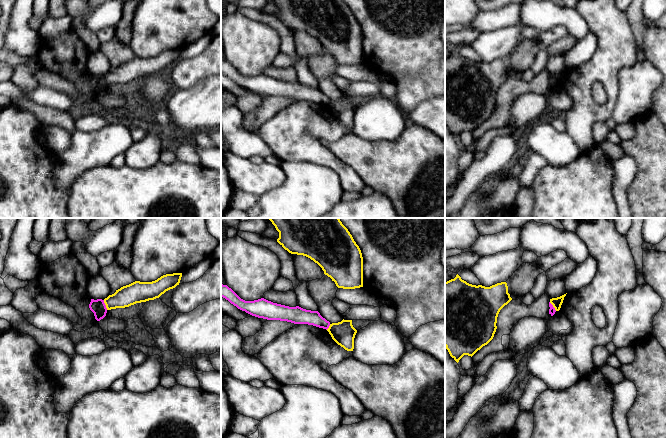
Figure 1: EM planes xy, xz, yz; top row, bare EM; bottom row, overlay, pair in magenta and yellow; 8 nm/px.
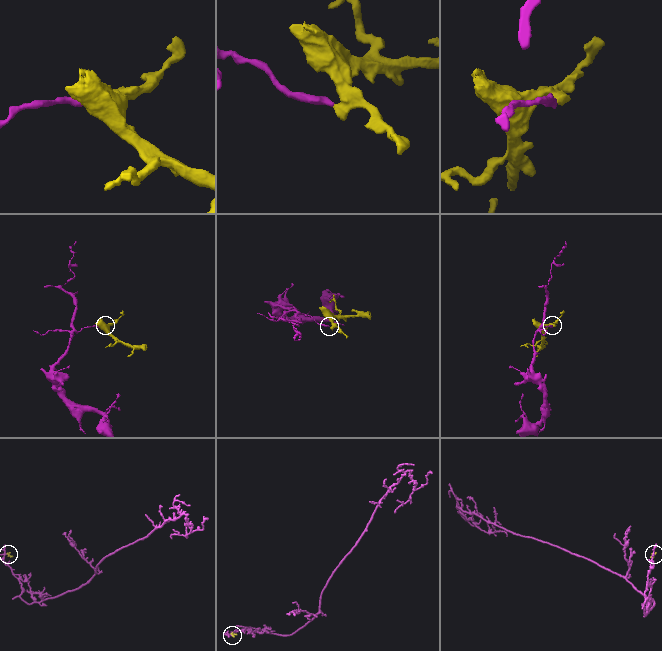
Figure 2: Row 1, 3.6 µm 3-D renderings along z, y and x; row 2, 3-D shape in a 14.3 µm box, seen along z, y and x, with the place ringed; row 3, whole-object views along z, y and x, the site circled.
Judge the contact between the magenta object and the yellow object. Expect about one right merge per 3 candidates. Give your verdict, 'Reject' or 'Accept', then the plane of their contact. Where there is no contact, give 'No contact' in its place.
Reject. Touches magenta in xy

